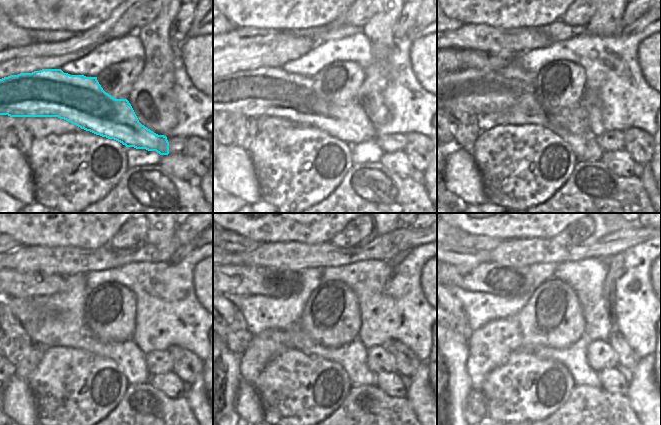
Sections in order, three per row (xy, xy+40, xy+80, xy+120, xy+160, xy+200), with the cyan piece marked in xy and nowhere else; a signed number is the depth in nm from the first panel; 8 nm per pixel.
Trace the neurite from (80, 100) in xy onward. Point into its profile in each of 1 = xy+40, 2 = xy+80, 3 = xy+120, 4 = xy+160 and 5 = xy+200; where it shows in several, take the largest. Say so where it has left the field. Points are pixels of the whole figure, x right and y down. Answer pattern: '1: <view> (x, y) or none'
1: xy+40 (271, 91)
2: xy+80 (506, 97)
3: xy+120 (69, 330)
4: xy+160 (301, 341)
5: xy+200 (521, 300)

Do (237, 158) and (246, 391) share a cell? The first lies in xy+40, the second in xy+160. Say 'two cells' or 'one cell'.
one cell

